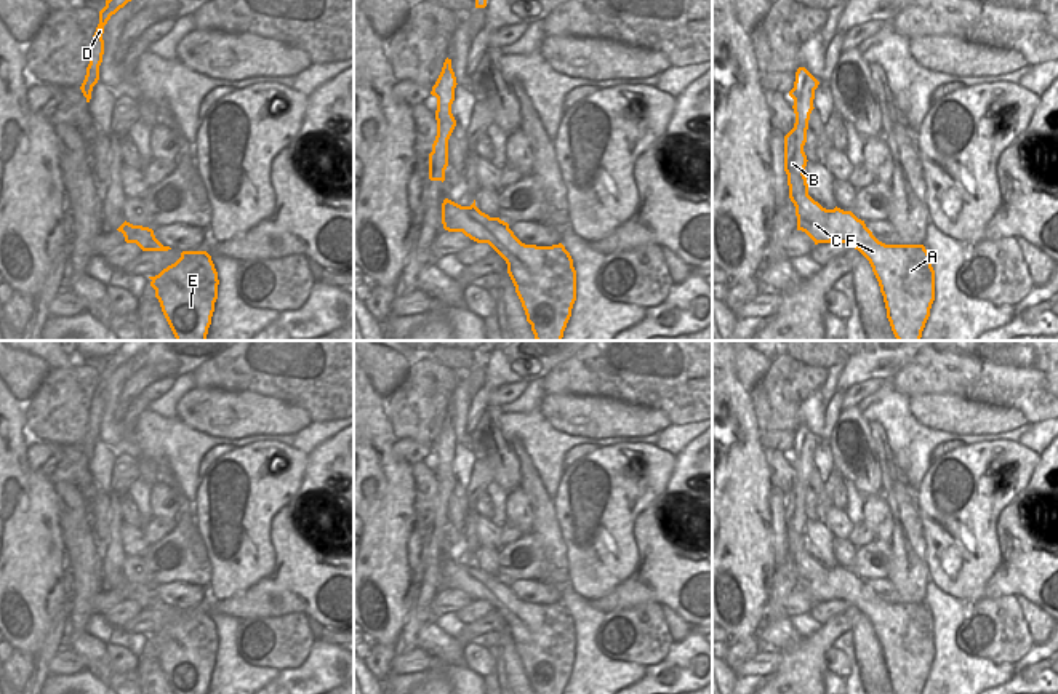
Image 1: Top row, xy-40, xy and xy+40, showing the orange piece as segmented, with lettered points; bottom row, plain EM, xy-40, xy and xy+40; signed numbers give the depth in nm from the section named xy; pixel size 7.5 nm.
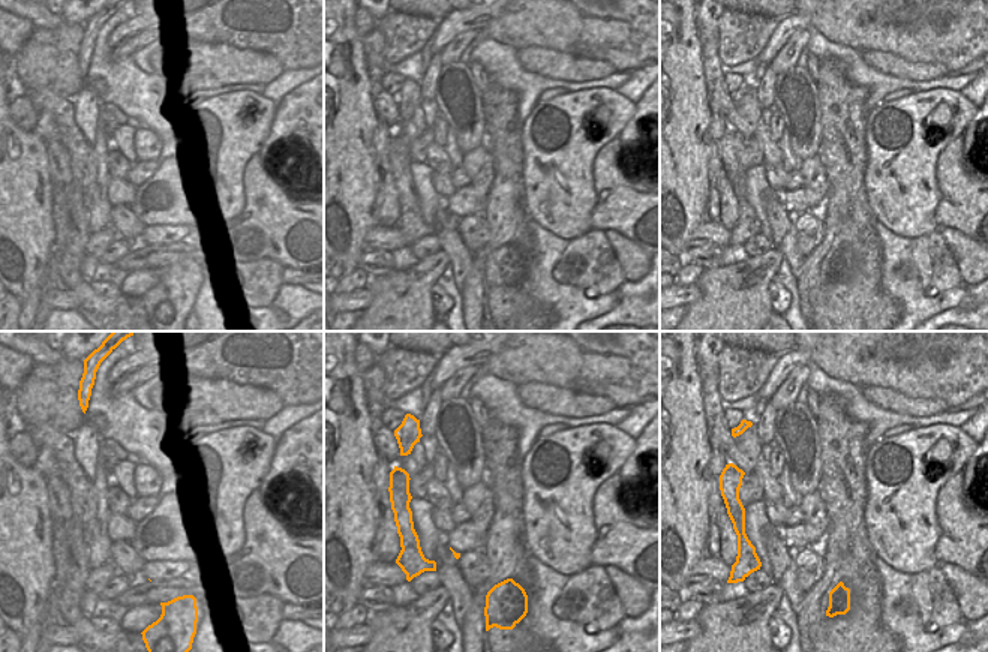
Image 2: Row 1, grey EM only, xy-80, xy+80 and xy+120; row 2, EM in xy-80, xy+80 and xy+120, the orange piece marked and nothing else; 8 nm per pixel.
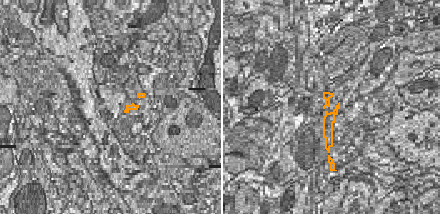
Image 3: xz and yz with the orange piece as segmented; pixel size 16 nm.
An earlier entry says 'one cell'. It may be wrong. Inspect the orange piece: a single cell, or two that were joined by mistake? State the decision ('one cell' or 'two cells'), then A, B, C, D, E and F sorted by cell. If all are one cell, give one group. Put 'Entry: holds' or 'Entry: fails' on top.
Entry: fails
two cells; A B C E F / D

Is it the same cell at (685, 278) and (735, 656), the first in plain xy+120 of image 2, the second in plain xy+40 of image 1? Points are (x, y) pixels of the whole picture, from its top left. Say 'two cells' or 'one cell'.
one cell

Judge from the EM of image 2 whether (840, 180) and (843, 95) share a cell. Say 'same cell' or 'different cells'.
same cell

